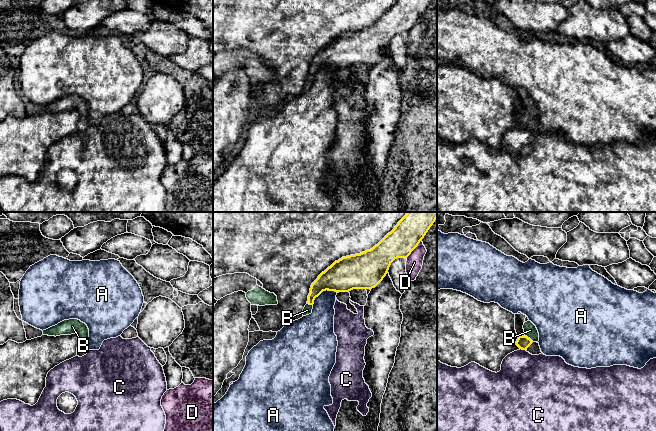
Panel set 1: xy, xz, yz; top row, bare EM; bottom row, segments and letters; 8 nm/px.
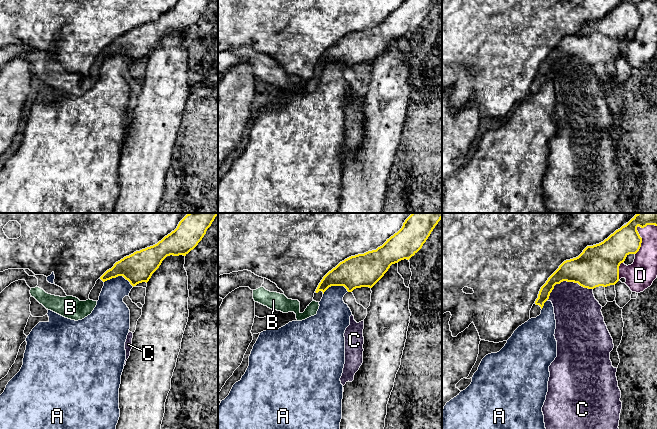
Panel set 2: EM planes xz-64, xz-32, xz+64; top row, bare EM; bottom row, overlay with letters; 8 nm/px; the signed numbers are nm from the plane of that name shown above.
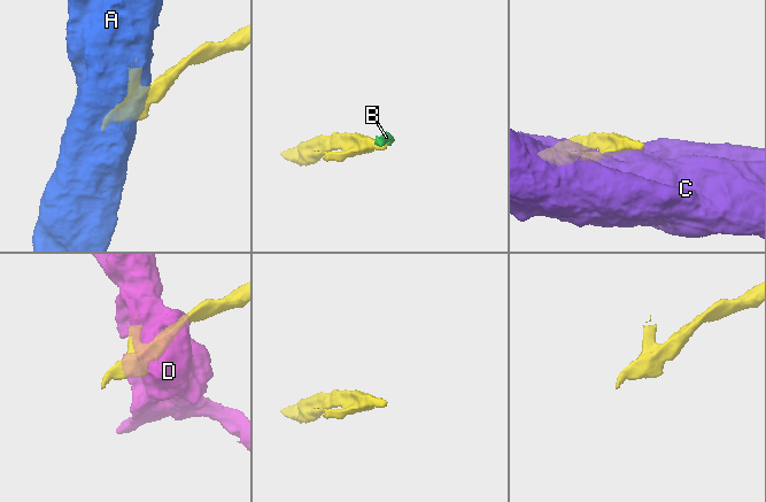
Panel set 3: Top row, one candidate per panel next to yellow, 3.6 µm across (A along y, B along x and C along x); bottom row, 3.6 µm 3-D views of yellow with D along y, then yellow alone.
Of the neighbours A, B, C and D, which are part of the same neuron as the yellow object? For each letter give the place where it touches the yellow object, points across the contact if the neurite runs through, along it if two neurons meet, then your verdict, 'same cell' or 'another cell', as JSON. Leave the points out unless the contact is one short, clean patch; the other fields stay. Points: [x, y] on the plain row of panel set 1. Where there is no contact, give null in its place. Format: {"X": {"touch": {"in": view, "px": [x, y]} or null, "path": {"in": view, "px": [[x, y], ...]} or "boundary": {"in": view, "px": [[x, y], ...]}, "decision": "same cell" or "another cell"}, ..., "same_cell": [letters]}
{"A": {"touch": {"in": "xz", "px": [323, 66]}, "decision": "another cell"}, "B": {"touch": {"in": "yz", "px": [529, 114]}, "path": {"in": "yz", "px": [[523, 118], [529, 114], [530, 106]]}, "decision": "same cell"}, "C": {"touch": {"in": "yz", "px": [523, 125]}, "decision": "another cell"}, "D": {"touch": {"in": "xz", "px": [414, 24]}, "decision": "another cell"}, "same_cell": ["B"]}

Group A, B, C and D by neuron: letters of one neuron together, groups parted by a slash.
A / B / C / D

